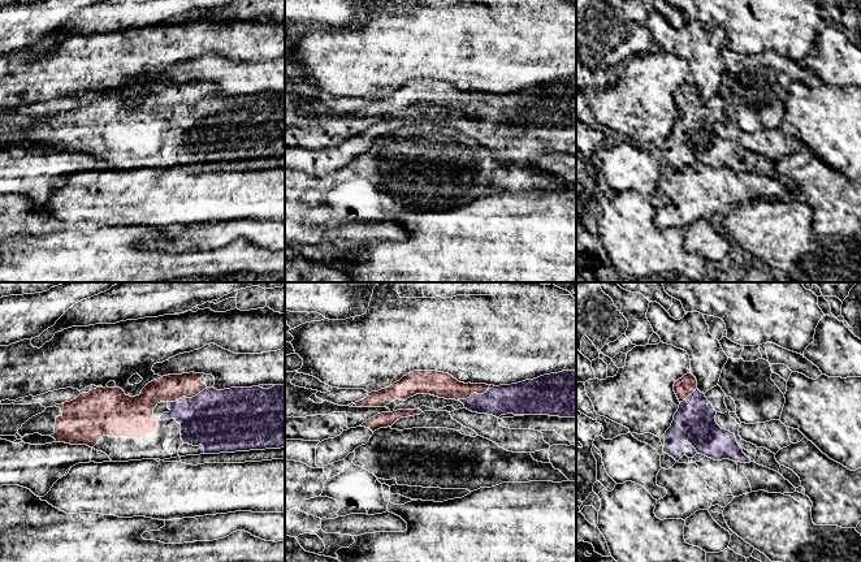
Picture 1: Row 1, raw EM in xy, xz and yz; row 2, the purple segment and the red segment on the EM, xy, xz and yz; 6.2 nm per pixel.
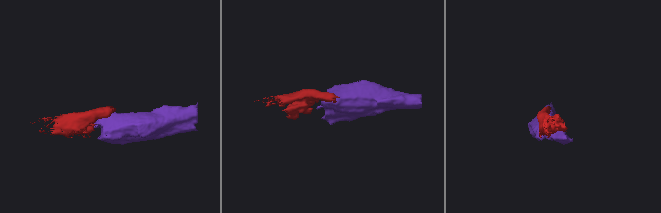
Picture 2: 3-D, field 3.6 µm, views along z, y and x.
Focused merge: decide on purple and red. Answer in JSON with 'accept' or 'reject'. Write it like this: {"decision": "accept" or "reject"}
{"decision": "accept"}

